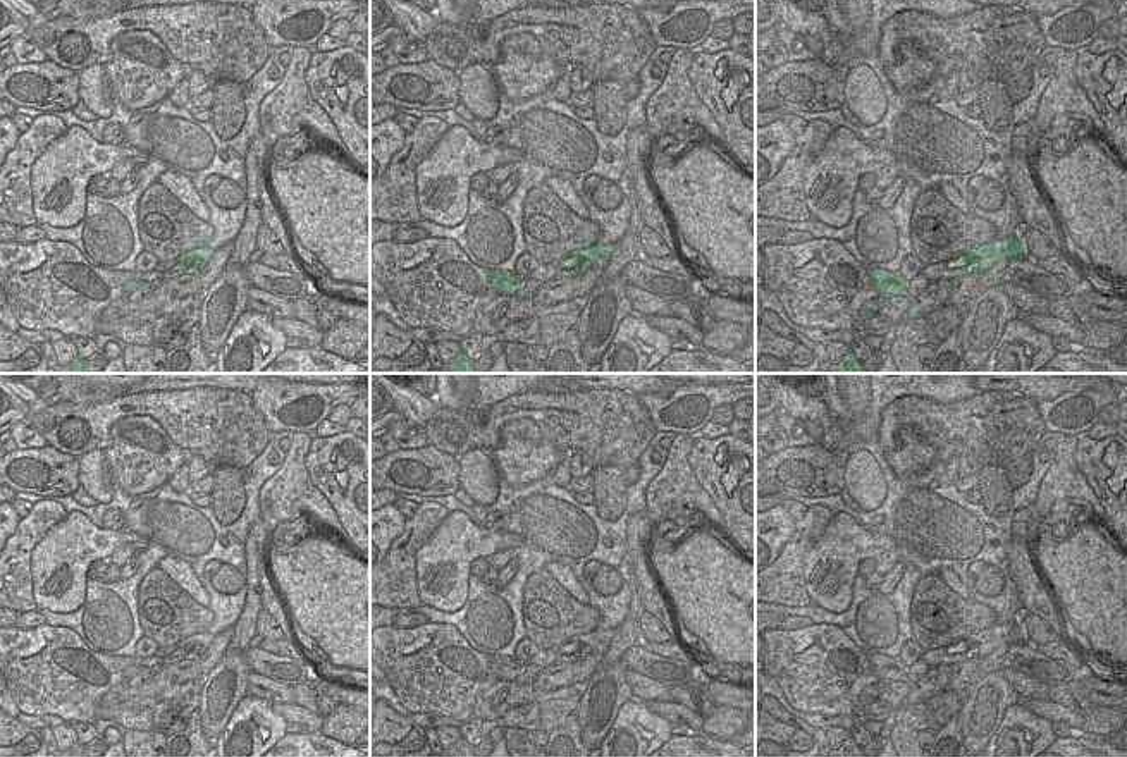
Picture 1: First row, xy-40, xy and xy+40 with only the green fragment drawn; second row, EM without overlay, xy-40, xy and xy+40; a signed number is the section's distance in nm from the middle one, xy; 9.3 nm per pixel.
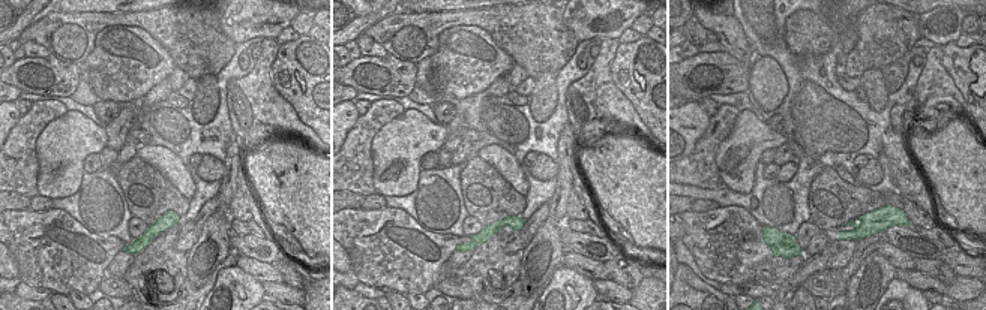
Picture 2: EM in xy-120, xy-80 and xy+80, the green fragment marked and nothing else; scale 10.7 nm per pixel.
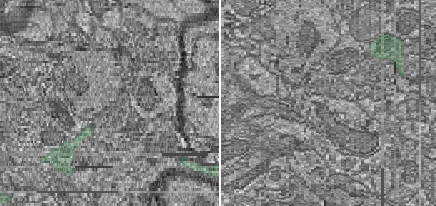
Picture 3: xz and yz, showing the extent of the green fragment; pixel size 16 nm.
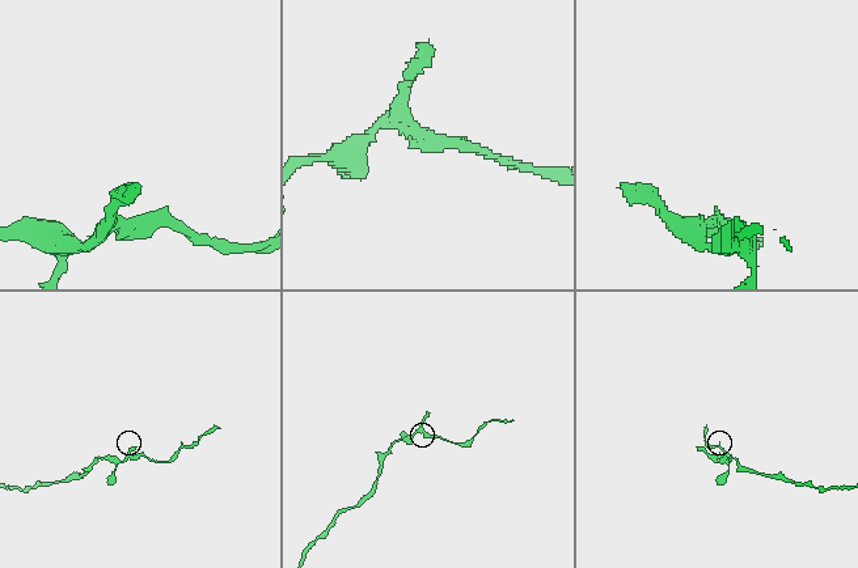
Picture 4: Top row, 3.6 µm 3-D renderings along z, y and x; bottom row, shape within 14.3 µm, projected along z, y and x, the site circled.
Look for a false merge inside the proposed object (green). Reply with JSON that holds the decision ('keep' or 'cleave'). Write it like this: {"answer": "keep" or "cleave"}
{"answer": "cleave"}

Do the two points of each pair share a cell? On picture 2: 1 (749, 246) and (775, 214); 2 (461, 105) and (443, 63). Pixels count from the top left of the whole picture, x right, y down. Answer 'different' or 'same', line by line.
1: different
2: different

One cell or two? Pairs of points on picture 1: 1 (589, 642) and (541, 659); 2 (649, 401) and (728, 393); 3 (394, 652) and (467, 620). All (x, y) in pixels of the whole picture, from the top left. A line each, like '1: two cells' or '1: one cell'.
1: one cell
2: one cell
3: two cells

